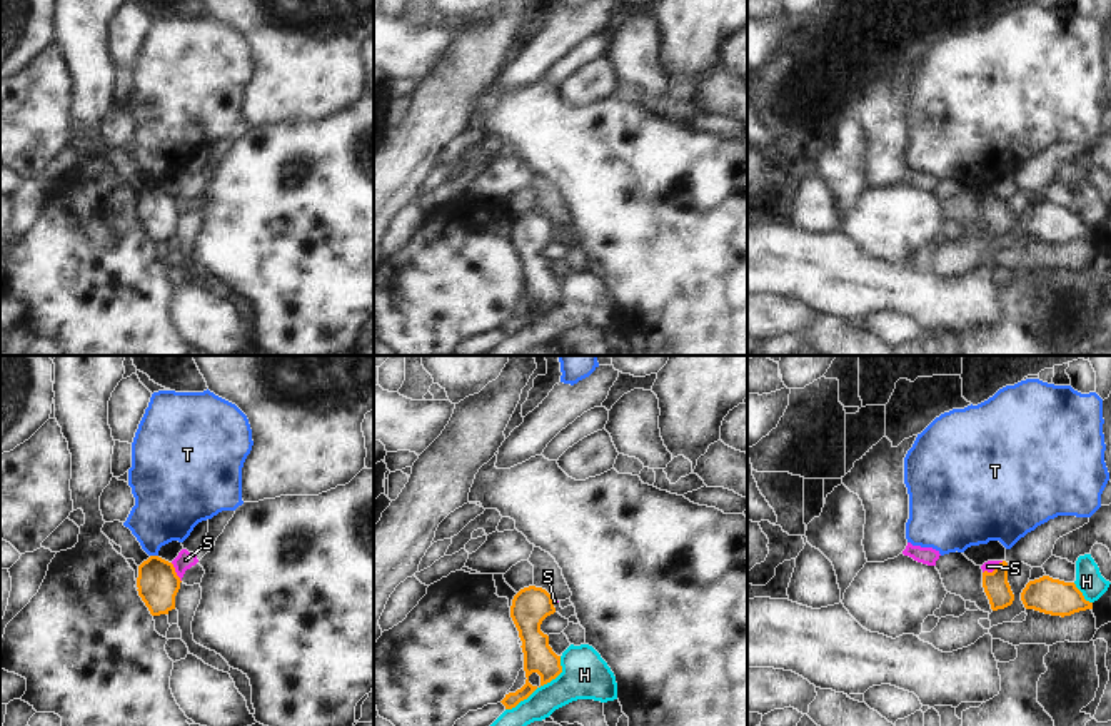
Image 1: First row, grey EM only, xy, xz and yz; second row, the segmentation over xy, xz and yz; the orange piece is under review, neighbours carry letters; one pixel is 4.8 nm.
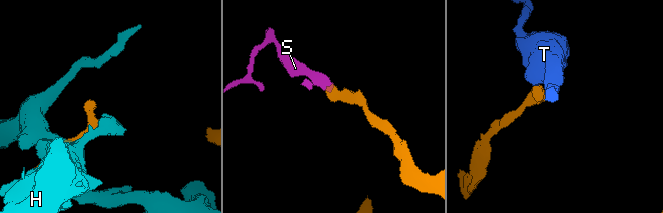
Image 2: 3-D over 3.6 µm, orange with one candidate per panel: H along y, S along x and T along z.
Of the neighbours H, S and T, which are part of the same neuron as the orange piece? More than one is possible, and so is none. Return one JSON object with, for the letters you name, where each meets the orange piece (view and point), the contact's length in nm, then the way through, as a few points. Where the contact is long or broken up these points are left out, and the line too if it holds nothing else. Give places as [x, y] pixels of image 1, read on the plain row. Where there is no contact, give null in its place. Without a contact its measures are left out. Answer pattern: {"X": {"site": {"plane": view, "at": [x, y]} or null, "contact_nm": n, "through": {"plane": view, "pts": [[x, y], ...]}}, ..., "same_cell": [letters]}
{"same_cell": []}

